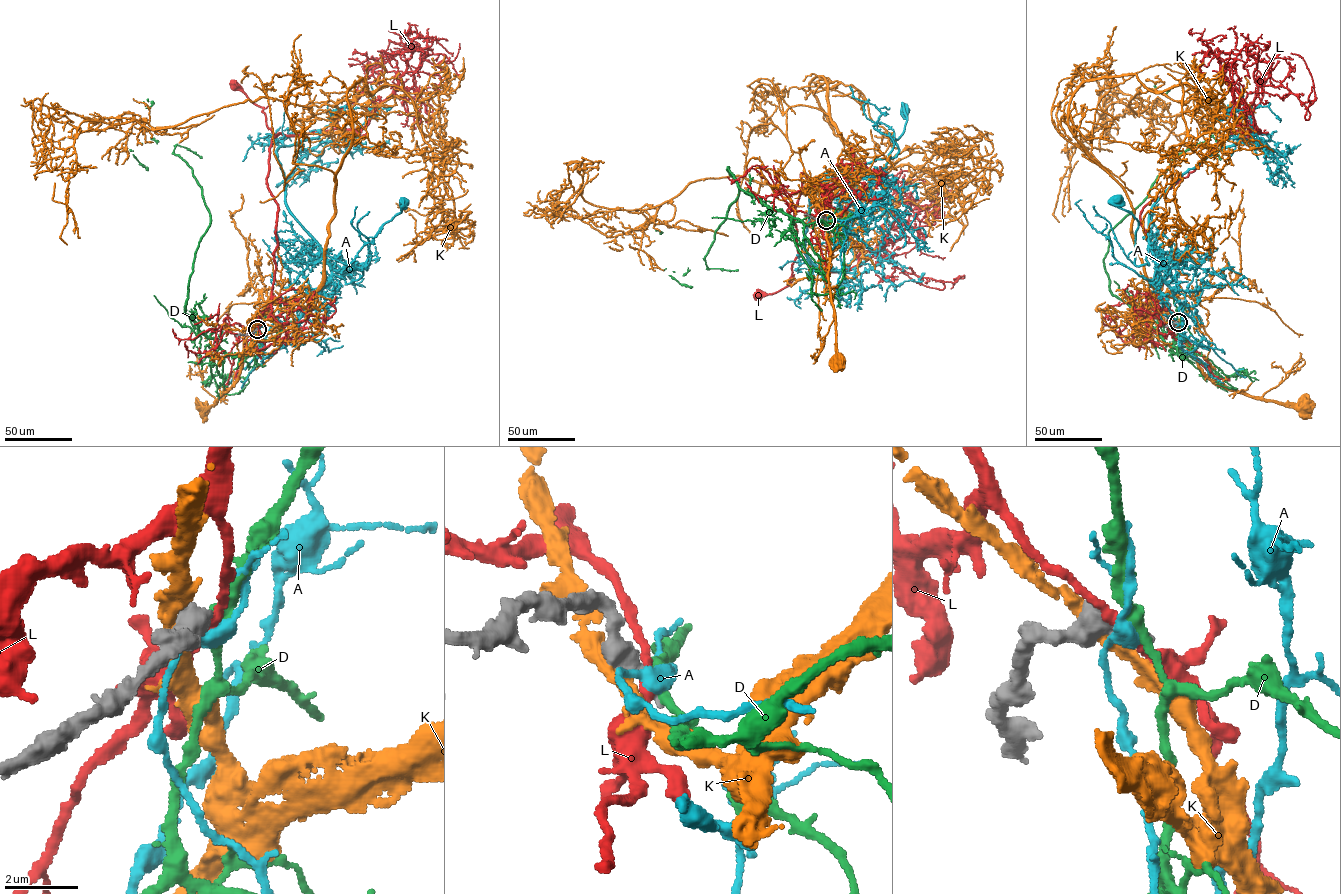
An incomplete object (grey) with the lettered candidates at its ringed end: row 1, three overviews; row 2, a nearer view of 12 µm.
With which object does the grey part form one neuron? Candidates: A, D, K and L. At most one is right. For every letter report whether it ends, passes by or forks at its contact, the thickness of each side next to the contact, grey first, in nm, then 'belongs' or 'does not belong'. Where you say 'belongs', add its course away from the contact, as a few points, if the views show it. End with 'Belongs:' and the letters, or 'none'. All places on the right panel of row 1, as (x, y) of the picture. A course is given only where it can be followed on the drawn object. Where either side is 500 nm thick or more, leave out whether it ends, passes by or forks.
A: it passes by; 480 nm thick on the grey side, 360 nm on the other; does not belong
D: it passes by; 280 nm thick on the grey side, 360 nm on the other; does not belong
K: 550 nm thick on the grey side, 360 nm on the other; does not belong
L: it passes by; 480 nm thick on the grey side, 240 nm on the other; does not belong
Belongs: none

